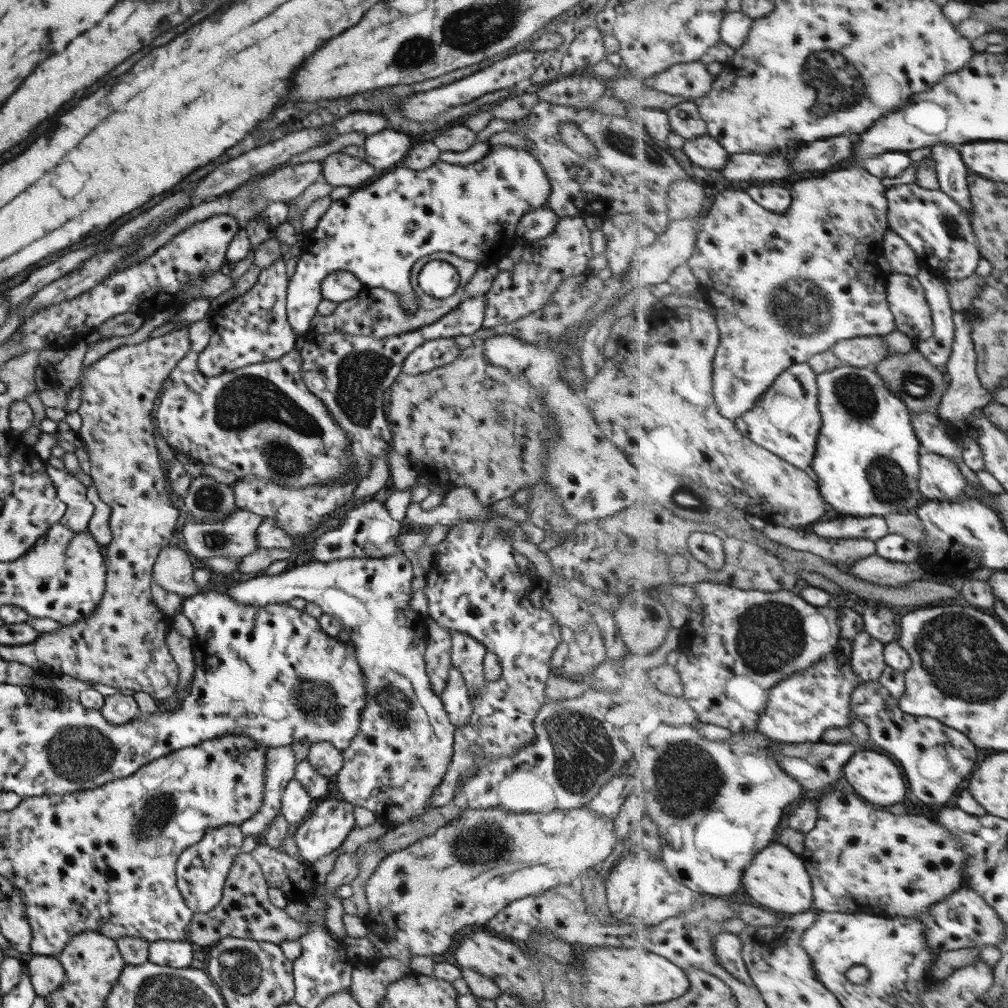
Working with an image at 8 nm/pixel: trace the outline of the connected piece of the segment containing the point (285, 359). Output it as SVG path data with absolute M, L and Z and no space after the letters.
M292 349L287 354L280 356L277 360L258 362L255 364L248 364L243 368L236 368L231 372L219 373L217 376L203 376L197 368L198 353L195 351L187 351L185 356L177 362L168 377L163 381L162 390L158 395L153 415L157 420L158 433L171 448L177 449L182 453L186 453L198 462L209 464L209 466L216 466L223 470L229 470L237 479L243 477L253 477L255 479L263 479L283 485L287 488L303 488L311 485L327 485L329 481L337 481L337 479L345 479L352 474L358 466L352 461L352 450L350 447L350 440L344 433L343 429L336 424L333 417L330 417L327 408L314 394L311 394L302 381L300 373L301 357L300 352Z

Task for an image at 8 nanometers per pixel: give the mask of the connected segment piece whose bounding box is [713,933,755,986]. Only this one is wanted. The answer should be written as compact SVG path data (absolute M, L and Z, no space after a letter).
M721 933L713 939L715 954L719 965L725 968L733 978L743 984L754 986L743 958L743 943L740 935L735 933Z

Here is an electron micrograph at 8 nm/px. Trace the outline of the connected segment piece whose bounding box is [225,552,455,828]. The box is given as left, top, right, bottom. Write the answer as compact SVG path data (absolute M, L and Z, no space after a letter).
M400 552L383 558L313 560L302 565L290 565L279 574L257 574L225 590L225 594L234 601L253 606L287 603L291 598L302 598L306 602L314 602L323 613L335 618L343 629L351 631L348 640L355 645L355 658L364 674L366 702L359 714L357 734L341 751L342 765L332 786L340 793L339 798L354 807L366 808L385 828L407 823L425 813L429 797L447 772L455 742L455 728L449 723L439 696L431 691L424 669L426 630L421 624L421 615L413 612L408 605L412 594L409 589L411 578L409 560Z

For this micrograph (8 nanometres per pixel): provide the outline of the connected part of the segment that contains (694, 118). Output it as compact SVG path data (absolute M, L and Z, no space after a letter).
M682 101L667 111L674 137L683 142L708 134L708 124L695 101Z

